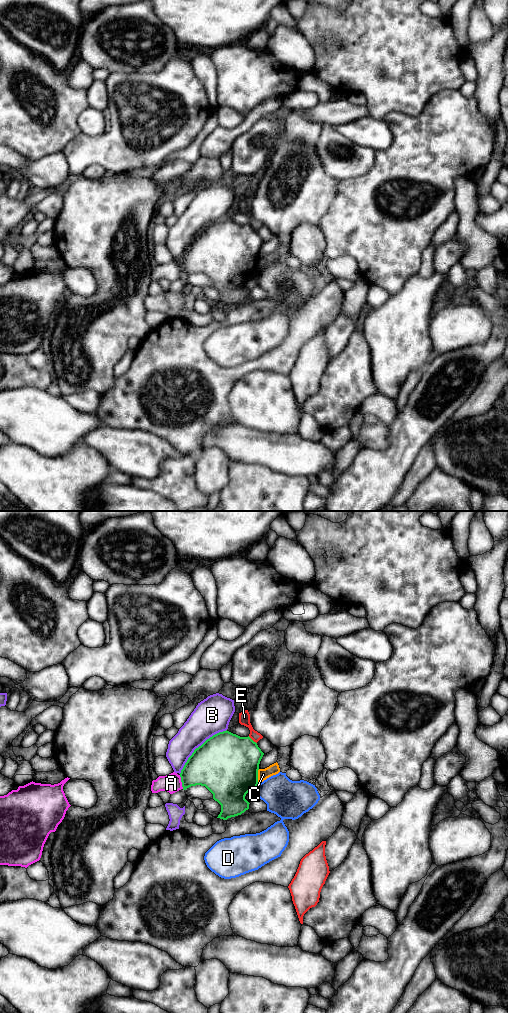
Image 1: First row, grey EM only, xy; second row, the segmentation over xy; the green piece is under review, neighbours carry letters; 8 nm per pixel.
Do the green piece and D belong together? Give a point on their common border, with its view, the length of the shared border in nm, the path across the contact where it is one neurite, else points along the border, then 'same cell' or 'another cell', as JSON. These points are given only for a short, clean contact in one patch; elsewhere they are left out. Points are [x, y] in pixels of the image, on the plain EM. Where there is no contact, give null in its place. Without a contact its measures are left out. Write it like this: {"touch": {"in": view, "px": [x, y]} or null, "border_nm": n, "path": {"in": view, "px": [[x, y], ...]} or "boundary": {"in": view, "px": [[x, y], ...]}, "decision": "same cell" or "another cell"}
{"touch": {"in": "xy", "px": [257, 272]}, "border_nm": 50, "decision": "same cell"}

